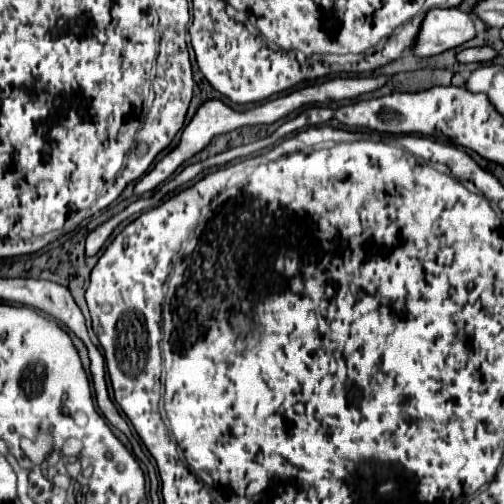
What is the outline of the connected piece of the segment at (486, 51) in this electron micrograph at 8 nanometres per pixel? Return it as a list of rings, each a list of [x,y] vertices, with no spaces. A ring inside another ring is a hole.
[[[489,46],[481,48],[465,48],[457,54],[457,62],[487,62],[495,56],[495,50]]]

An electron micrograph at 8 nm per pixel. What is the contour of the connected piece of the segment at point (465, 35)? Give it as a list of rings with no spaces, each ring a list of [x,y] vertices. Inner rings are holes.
[[[433,8],[421,22],[419,34],[411,48],[413,56],[435,56],[455,48],[475,36],[469,14],[455,8]]]

